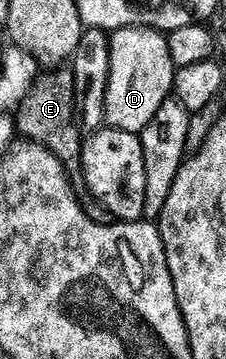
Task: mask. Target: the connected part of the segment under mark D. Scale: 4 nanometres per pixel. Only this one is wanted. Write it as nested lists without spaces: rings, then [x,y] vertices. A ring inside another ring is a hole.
[[[131,25],[110,37],[110,75],[104,100],[104,120],[111,128],[139,135],[158,115],[158,107],[174,93],[177,67],[170,59],[167,36],[159,29]]]

